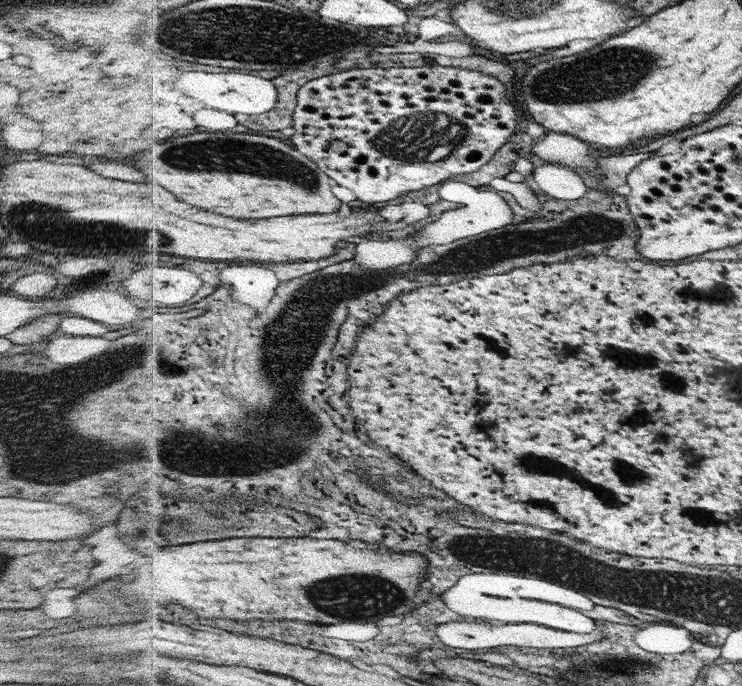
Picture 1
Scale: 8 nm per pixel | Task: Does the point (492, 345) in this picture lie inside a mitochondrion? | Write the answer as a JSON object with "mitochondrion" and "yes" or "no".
{"mitochondrion":"no"}

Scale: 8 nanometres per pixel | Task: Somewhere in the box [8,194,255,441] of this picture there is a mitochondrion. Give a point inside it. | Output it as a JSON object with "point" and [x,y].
{"point":[34,206]}

